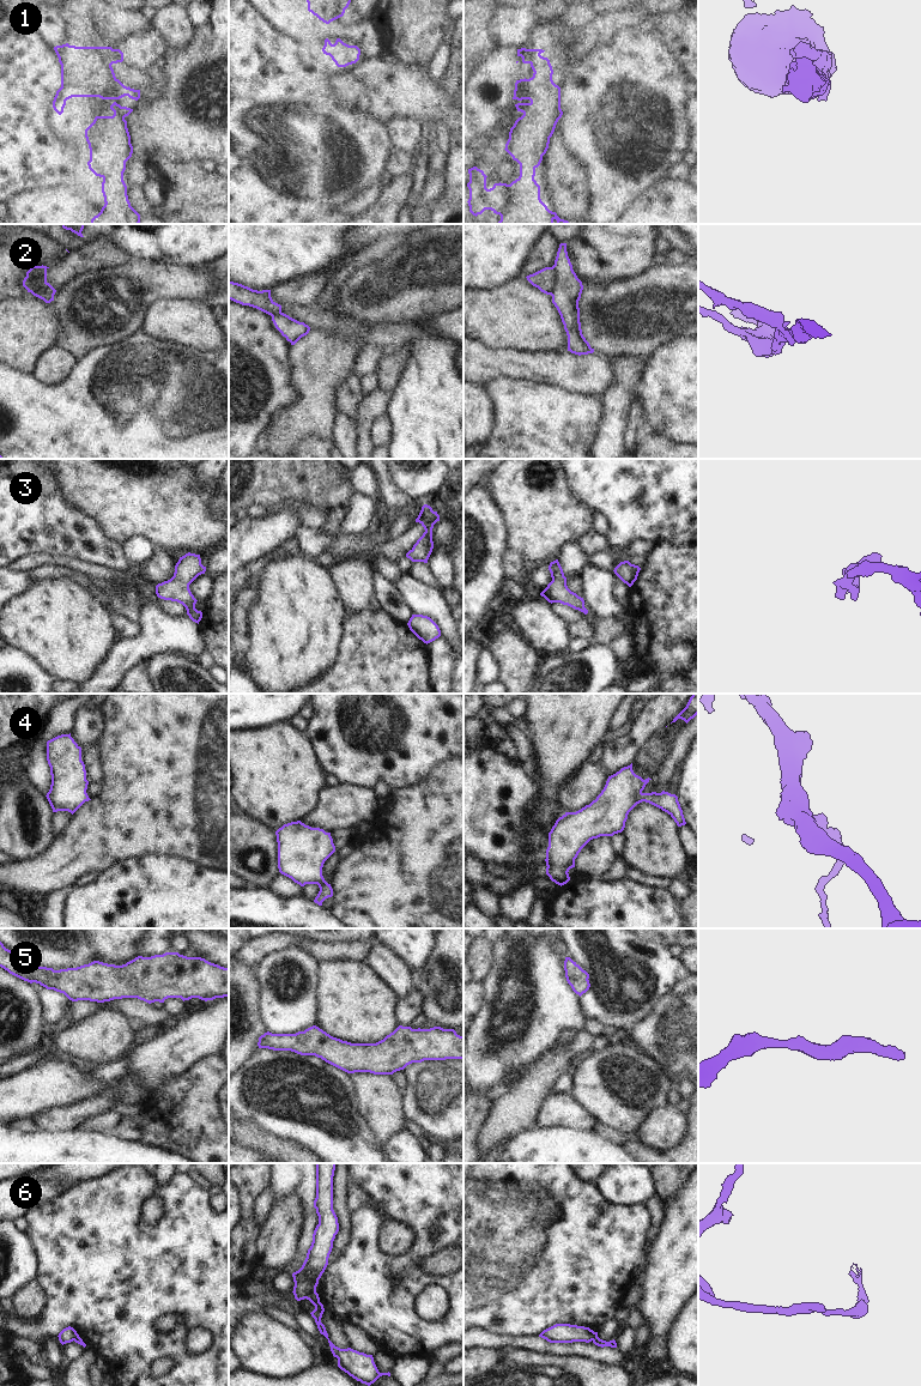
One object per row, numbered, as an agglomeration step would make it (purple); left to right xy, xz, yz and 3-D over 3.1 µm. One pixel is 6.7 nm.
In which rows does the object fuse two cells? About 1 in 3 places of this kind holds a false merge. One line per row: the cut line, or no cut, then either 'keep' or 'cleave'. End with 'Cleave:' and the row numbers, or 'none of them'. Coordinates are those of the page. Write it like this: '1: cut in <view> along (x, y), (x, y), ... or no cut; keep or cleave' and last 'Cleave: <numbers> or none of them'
1: no cut; keep
2: cut in yz along (552, 267), (552, 290), (549, 294); cleave
3: no cut; keep
4: no cut; keep
5: no cut; keep
6: cut in xz along (315, 1290), (304, 1297); cleave
Cleave: 2, 6

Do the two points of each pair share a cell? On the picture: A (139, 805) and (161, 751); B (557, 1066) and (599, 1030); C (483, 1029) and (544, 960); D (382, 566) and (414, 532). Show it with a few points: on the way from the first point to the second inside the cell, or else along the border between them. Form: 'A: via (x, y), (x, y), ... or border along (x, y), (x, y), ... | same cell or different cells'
A: via (152, 792), (161, 784), (161, 764) | same cell
B: border along (583, 1028), (595, 1038) | different cells
C: via (502, 1012), (533, 985), (533, 979) | same cell
D: border along (375, 556), (382, 556), (395, 564) | different cells

